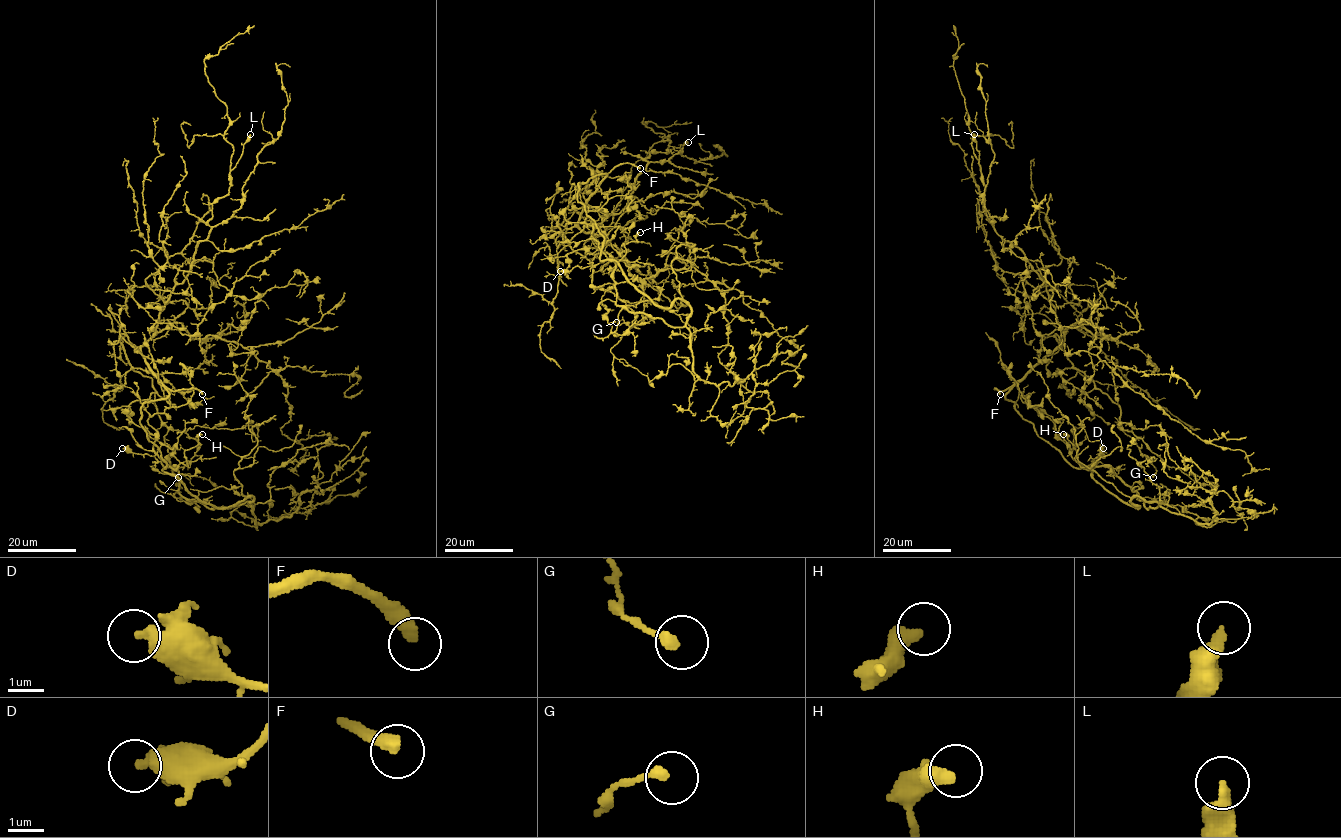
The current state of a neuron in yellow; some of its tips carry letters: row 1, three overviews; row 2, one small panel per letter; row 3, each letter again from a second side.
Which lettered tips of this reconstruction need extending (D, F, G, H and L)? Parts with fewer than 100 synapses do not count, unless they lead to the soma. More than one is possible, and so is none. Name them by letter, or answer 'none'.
F

